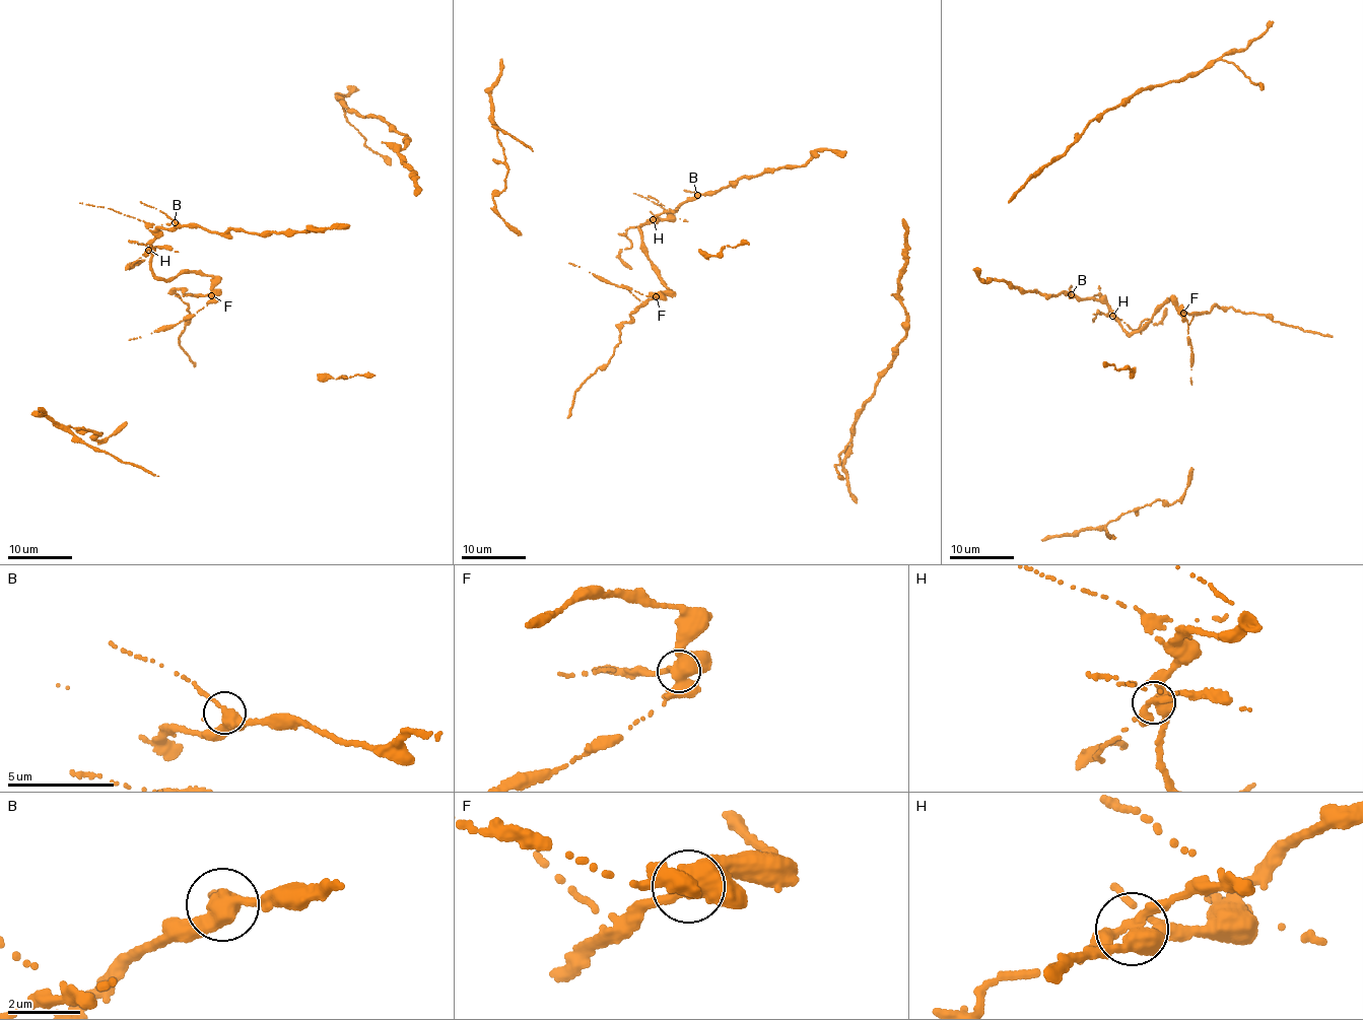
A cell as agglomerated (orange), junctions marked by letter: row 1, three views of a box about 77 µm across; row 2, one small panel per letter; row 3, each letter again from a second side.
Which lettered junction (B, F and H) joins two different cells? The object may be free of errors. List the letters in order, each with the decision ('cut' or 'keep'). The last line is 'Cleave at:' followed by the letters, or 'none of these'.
B: keep
F: keep
H: cut
Cleave at: H

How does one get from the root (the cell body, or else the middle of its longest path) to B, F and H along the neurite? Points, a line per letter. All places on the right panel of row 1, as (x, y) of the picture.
B: (1059, 294), (1063, 291), (1071, 294)
F: (1059, 294), (1063, 291), (1073, 298), (1099, 299), (1129, 334), (1145, 328), (1157, 309), (1171, 298), (1183, 313)
H: (1059, 294), (1063, 291), (1073, 298), (1099, 299), (1111, 310), (1111, 316)

